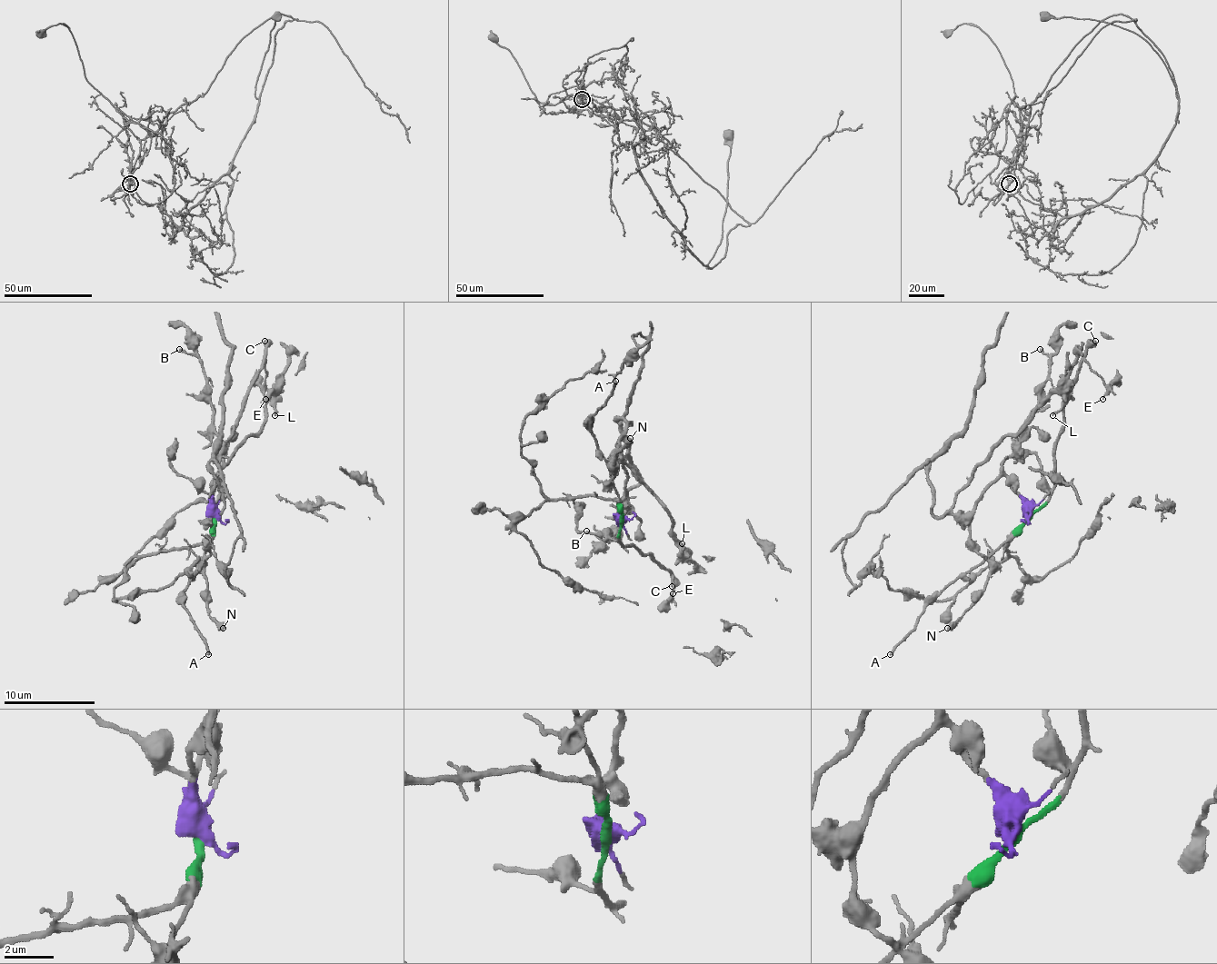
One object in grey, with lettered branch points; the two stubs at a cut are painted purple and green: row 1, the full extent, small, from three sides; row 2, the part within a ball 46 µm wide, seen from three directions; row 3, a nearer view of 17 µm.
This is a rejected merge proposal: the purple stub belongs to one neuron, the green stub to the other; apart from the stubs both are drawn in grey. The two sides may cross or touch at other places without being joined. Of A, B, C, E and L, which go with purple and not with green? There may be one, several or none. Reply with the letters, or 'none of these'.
B, L

